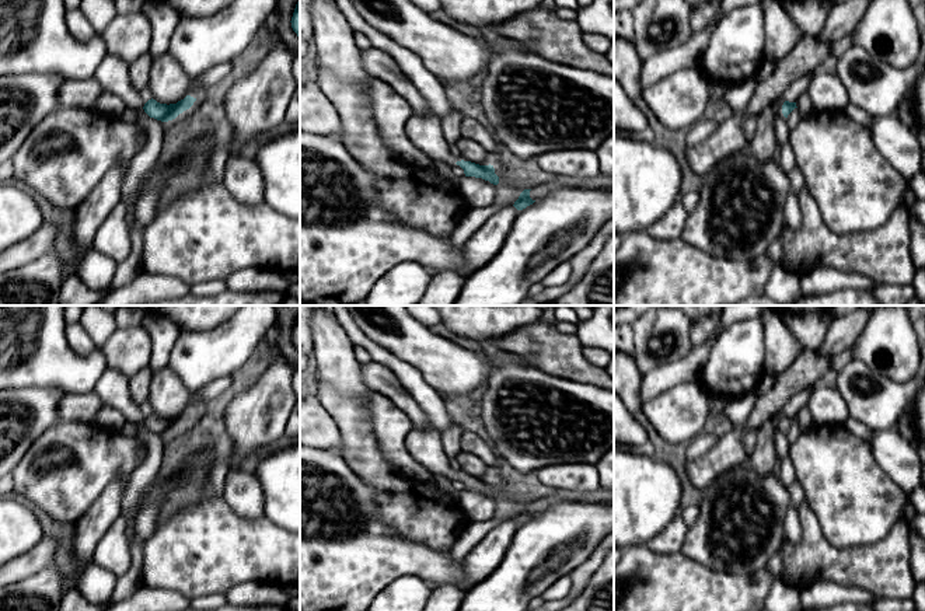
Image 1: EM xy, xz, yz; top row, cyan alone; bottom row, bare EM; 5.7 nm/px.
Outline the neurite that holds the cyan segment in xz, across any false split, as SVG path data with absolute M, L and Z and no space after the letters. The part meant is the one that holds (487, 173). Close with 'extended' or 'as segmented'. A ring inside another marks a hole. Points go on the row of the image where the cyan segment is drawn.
M457 161L457 165L460 165L464 170L465 177L475 177L482 178L485 181L489 181L493 185L499 184L499 177L495 174L493 165L479 165L471 161Z | as segmented

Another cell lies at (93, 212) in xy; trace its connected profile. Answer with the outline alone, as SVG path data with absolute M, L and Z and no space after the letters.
M114 165L92 189L88 198L77 207L74 220L74 241L78 249L80 262L84 255L94 249L94 237L109 213L121 202L121 185L123 172Z

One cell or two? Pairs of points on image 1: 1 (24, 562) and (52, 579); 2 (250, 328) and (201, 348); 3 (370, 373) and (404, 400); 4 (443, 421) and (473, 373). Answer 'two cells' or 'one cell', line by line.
1: two cells
2: one cell
3: one cell
4: two cells

